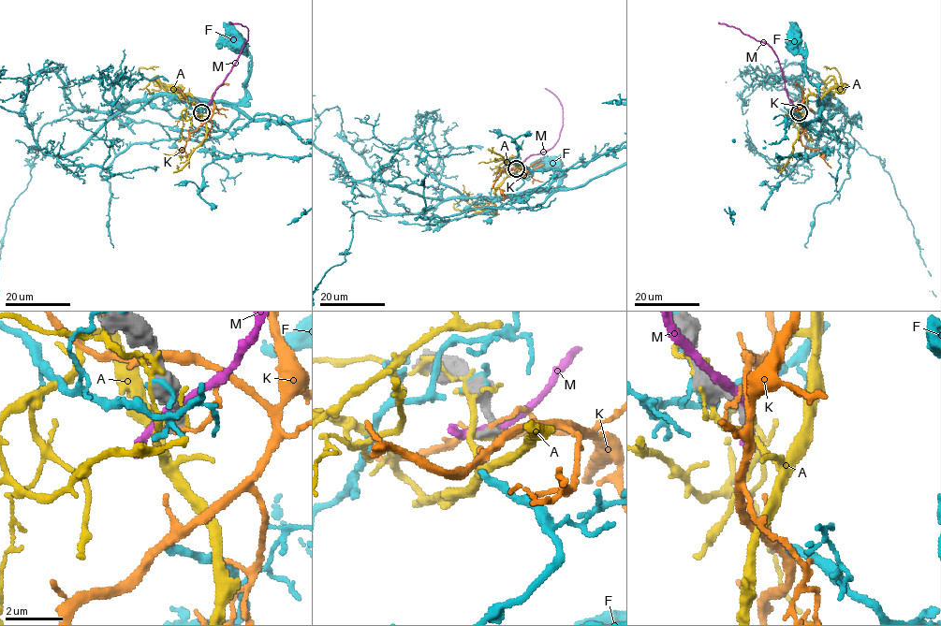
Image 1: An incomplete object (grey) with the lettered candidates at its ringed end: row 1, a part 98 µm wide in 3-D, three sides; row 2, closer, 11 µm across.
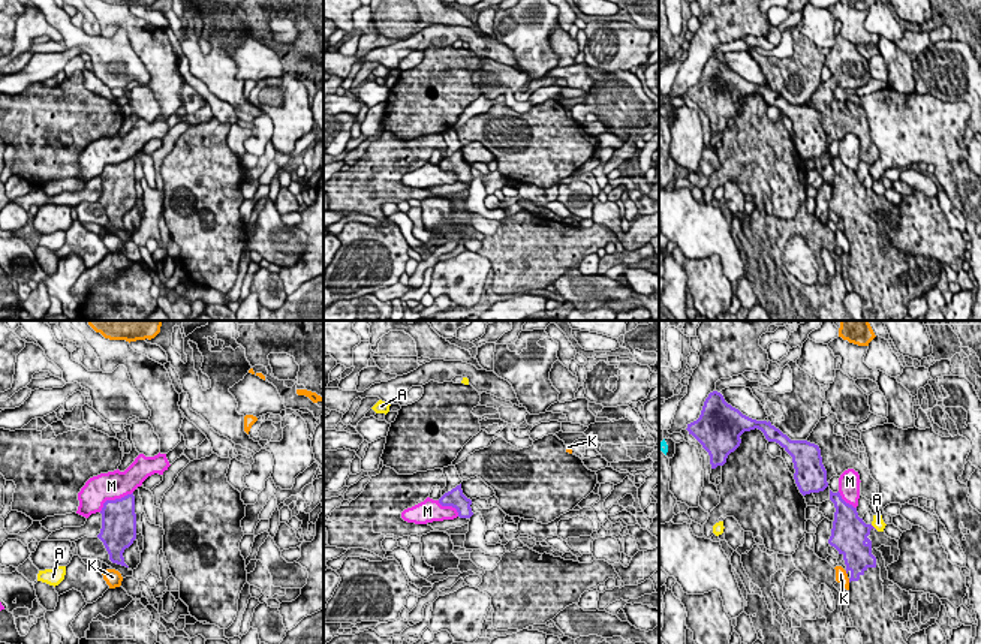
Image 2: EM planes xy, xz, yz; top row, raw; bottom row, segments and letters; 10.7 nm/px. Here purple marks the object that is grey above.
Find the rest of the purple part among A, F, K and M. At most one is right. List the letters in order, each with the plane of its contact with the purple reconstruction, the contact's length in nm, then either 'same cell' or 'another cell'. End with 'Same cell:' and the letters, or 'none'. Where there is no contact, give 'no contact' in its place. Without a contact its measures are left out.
A: yz | 100 nm | another cell
F: no contact | another cell
K: yz | 50 nm | another cell
M: xy | 420 nm | another cell
Same cell: none

